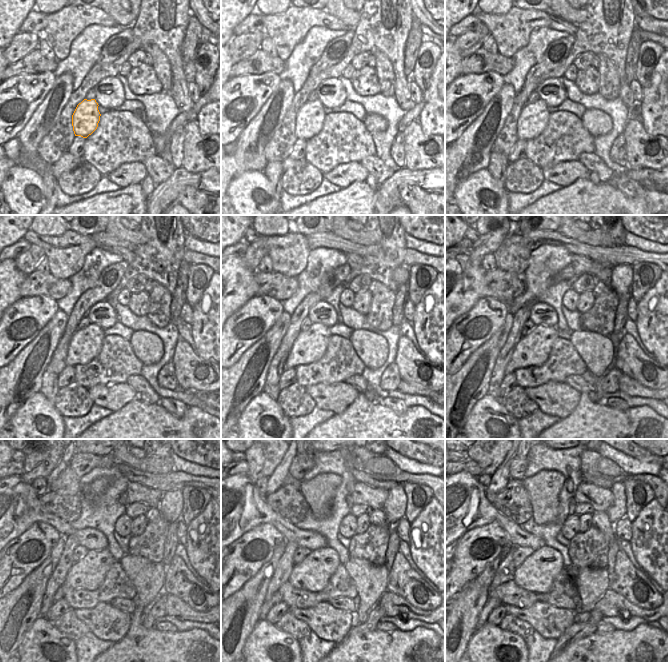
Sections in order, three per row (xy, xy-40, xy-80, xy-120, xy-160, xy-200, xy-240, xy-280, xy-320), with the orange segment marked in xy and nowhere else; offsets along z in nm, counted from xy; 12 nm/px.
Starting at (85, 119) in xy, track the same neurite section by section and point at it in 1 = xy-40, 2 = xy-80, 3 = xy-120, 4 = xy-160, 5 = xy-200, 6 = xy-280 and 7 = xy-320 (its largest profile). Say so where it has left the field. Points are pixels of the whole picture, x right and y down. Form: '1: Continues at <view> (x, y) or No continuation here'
1: Continues at xy-40 (310, 118)
2: Continues at xy-80 (533, 119)
3: Continues at xy-120 (86, 344)
4: Continues at xy-160 (310, 346)
5: Continues at xy-200 (533, 349)
6: Continues at xy-280 (312, 574)
7: Continues at xy-320 (537, 573)

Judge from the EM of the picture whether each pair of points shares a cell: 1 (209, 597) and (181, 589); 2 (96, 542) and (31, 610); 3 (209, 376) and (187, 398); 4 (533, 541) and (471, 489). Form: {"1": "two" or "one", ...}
{"1": "one", "2": "two", "3": "two", "4": "one"}

